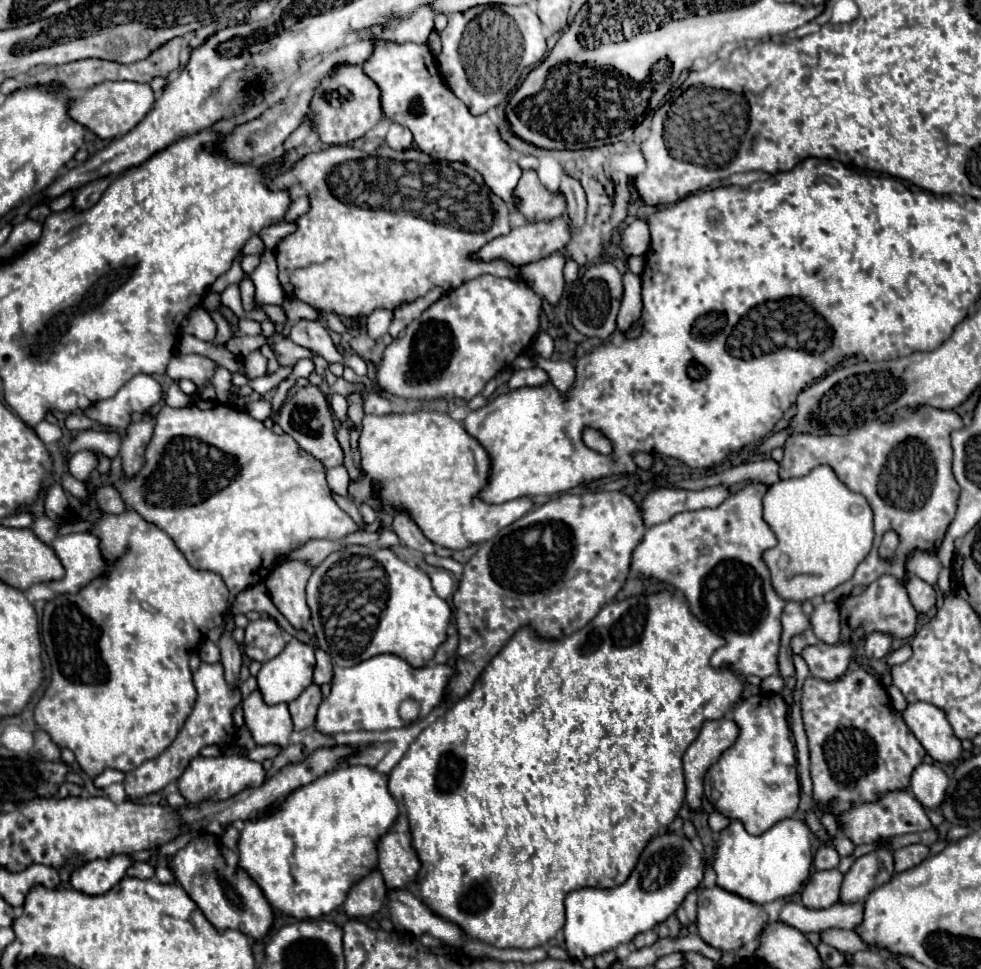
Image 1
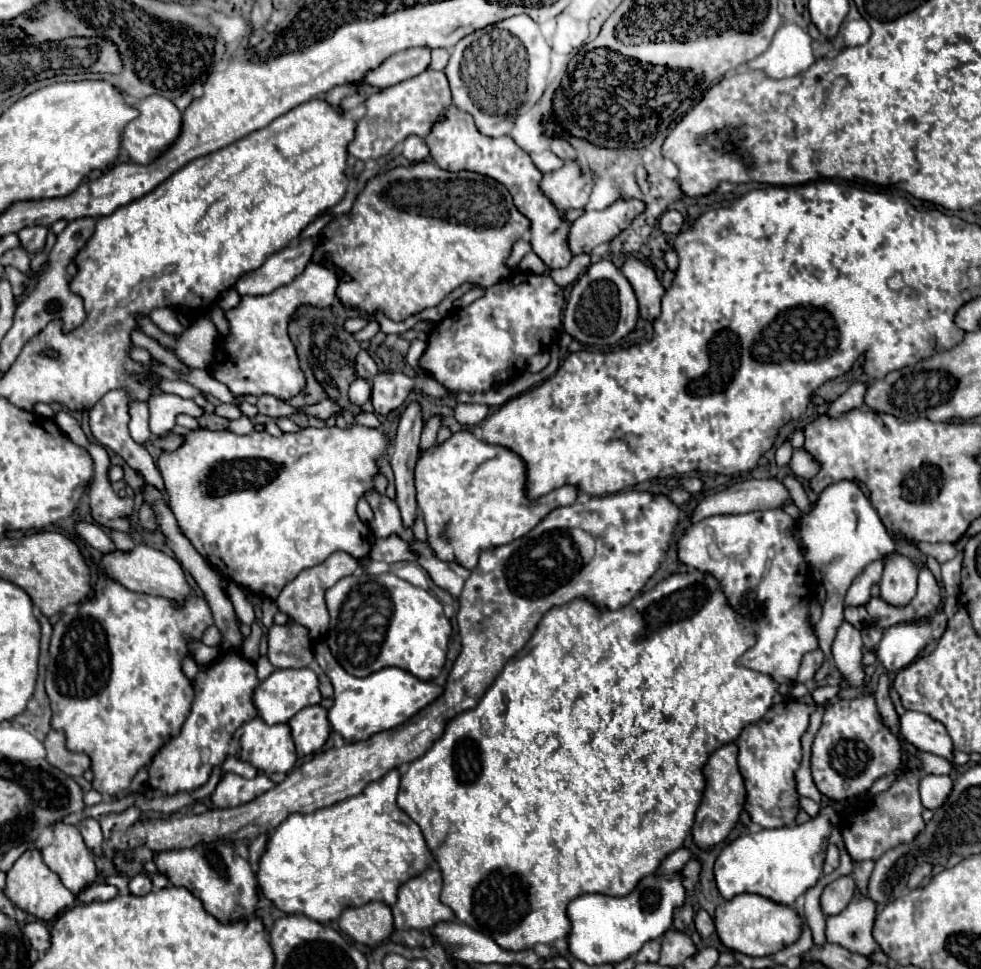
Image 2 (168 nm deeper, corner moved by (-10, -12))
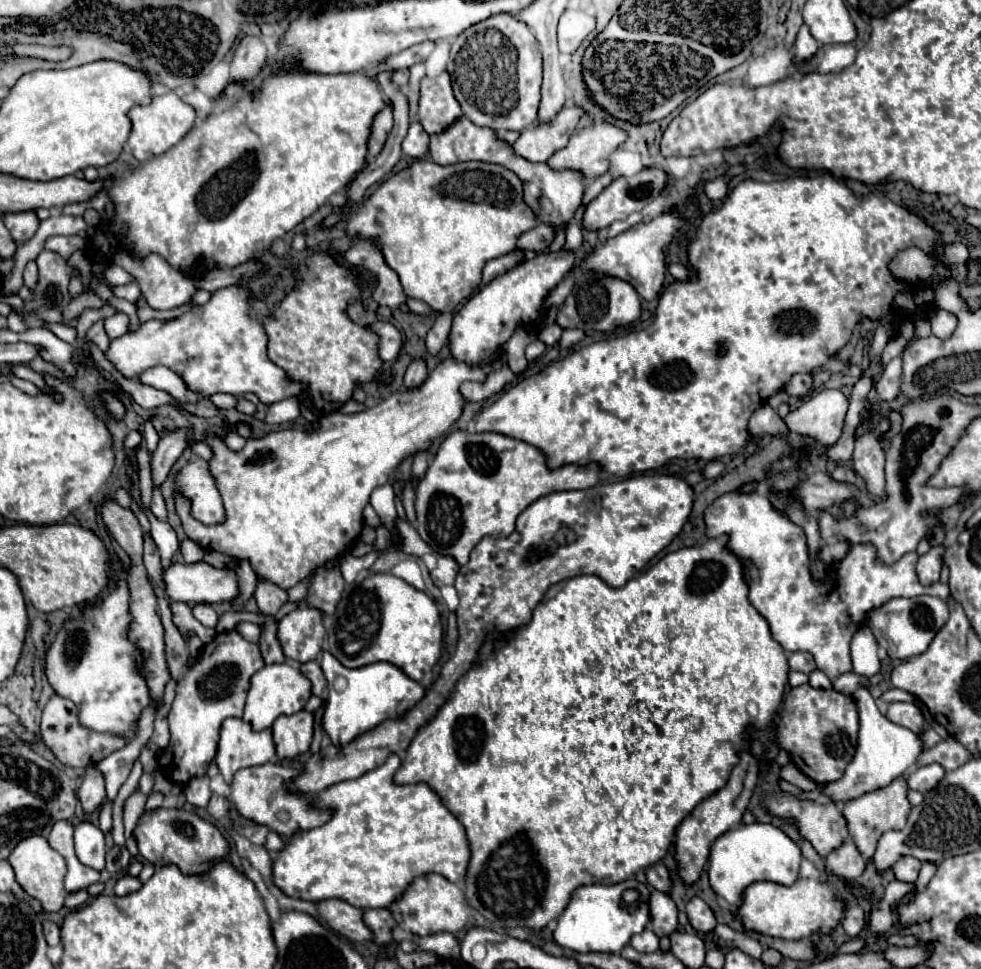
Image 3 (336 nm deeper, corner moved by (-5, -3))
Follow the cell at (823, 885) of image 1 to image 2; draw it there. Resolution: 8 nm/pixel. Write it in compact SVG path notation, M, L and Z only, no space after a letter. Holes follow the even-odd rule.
M840 876L838 880L830 882L824 892L822 892L822 910L826 916L834 916L838 912L842 912L848 902L852 900L856 890L854 878L852 876Z

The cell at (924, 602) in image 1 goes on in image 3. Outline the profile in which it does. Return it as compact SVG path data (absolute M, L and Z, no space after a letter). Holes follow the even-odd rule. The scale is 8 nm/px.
M931 547L929 553L921 555L917 561L917 575L923 585L931 585L939 581L941 573L941 557L943 557L943 547Z

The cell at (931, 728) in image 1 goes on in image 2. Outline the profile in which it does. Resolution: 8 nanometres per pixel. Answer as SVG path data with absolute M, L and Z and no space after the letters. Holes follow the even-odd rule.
M906 712L900 716L900 734L922 752L930 752L952 760L952 740L946 728L922 712Z

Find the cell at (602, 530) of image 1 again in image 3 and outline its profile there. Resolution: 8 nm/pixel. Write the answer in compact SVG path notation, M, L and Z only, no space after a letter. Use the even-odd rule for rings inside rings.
M635 475L627 477L615 483L599 483L595 487L583 489L583 491L561 491L561 493L549 493L535 503L531 503L519 517L517 517L517 527L509 537L503 539L481 539L481 543L471 551L471 559L467 565L459 567L459 573L455 577L455 589L459 593L459 607L457 607L457 625L459 625L459 641L455 655L443 665L439 679L429 687L425 697L409 709L405 715L397 719L389 719L379 723L375 729L359 735L347 745L329 745L327 751L313 753L309 761L303 763L301 771L297 777L291 779L289 791L301 797L311 797L319 791L325 791L331 785L337 785L341 781L351 781L361 777L363 773L379 767L385 763L385 759L391 753L403 753L411 739L417 735L417 731L431 723L437 715L437 711L443 707L443 703L451 697L457 681L477 665L479 661L479 651L489 639L489 635L497 633L499 637L493 641L493 647L499 649L509 641L509 637L515 633L515 629L527 625L531 621L533 609L537 603L543 599L545 591L565 579L573 579L577 575L597 575L601 577L607 585L611 587L623 587L629 579L633 579L651 559L655 559L671 541L673 537L681 531L685 525L693 505L693 489L681 479L673 475ZM561 527L571 527L577 533L577 541L571 545L555 545L553 543L553 533L559 531Z

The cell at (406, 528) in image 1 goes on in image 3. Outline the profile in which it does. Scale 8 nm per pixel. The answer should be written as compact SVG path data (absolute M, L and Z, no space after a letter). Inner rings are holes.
M413 361L405 373L405 389L417 389L427 379L427 369L423 361Z

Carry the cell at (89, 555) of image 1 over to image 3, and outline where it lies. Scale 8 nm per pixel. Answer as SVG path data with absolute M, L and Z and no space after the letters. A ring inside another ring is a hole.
M171 563L161 569L165 595L173 601L223 603L237 597L237 581L231 569L215 569L207 563Z

